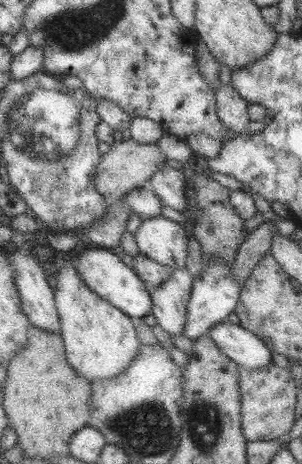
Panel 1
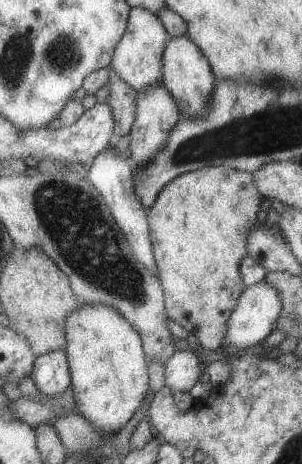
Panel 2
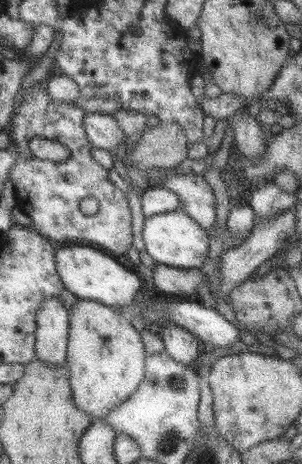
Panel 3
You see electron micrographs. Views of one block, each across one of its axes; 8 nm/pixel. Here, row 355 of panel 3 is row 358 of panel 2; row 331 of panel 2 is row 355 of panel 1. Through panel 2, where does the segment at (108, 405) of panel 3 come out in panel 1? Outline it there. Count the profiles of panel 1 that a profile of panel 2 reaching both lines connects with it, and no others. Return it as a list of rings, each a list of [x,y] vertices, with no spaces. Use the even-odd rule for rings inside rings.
[[[61,264],[53,274],[55,278],[55,308],[59,316],[59,334],[63,340],[65,356],[69,366],[87,380],[97,378],[113,378],[137,356],[139,340],[133,328],[131,318],[113,308],[109,302],[101,300],[91,288],[83,284],[77,270],[71,264]]]

